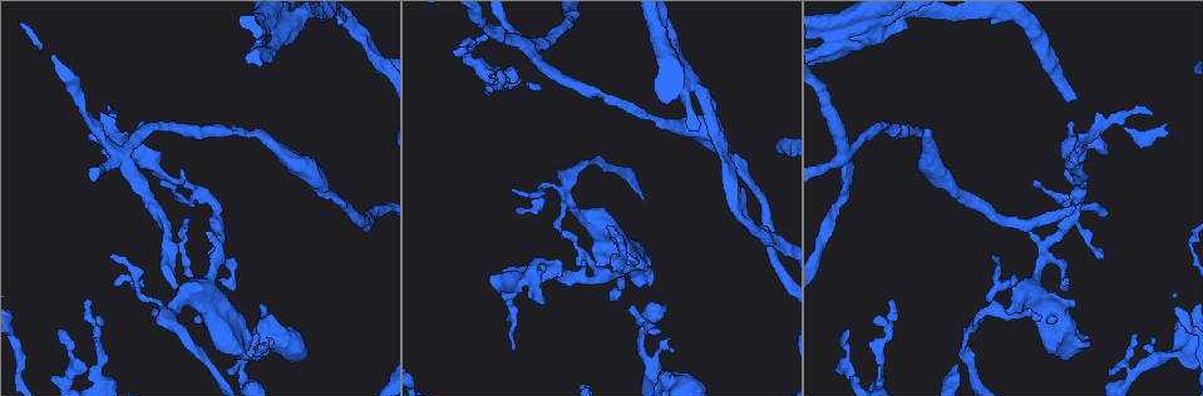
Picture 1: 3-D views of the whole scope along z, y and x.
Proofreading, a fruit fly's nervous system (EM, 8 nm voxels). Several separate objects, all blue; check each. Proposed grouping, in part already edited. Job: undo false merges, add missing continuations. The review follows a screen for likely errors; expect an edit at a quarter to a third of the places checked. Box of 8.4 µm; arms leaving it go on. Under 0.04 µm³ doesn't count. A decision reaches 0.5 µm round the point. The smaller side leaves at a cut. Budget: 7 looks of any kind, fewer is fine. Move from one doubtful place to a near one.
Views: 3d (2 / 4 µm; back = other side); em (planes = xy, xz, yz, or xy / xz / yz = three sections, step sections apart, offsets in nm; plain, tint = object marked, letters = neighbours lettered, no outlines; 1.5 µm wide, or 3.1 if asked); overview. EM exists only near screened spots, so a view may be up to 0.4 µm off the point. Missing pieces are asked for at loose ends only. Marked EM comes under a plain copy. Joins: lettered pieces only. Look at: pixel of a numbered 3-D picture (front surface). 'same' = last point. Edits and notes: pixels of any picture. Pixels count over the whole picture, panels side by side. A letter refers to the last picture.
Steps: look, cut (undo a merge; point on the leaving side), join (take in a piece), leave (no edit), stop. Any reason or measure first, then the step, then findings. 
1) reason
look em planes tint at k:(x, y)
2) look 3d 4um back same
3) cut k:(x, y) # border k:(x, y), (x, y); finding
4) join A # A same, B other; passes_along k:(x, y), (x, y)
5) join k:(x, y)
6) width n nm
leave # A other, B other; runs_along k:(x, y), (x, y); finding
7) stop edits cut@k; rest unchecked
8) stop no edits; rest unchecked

free end
look em planes tint at 1:(543, 305)

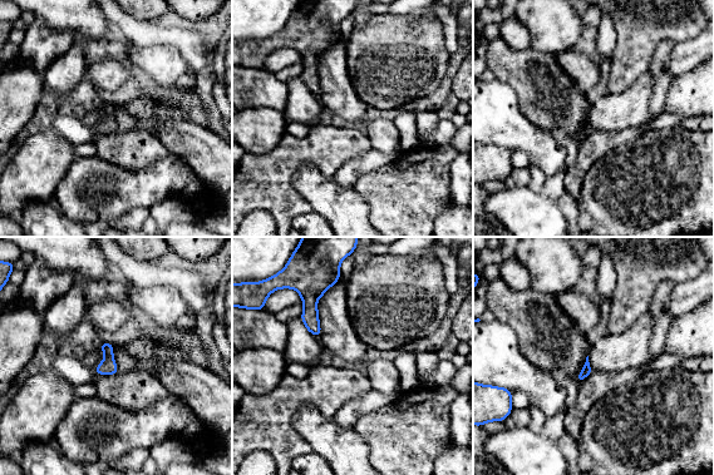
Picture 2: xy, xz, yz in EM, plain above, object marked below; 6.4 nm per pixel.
look em planes letters same

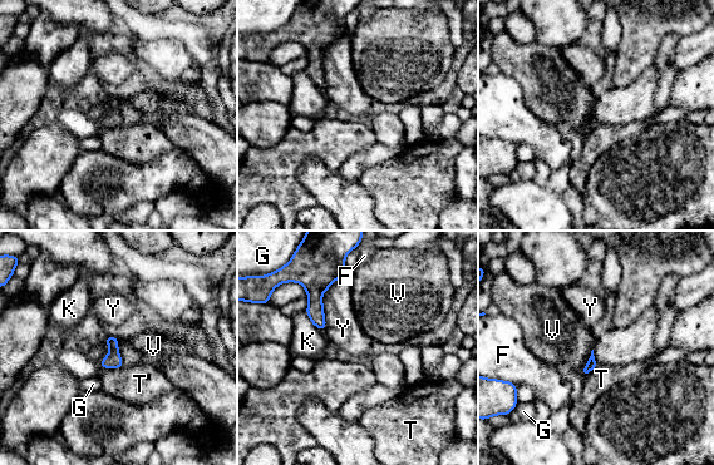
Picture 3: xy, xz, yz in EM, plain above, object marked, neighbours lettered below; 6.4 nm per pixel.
leave # F other, G other, K other, T other, V other, Y other; border 3:(123, 365), (101, 367); no lettered piece goes on from it

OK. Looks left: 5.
tapers out
look em xz step 4 tint at 1:(1040, 320)

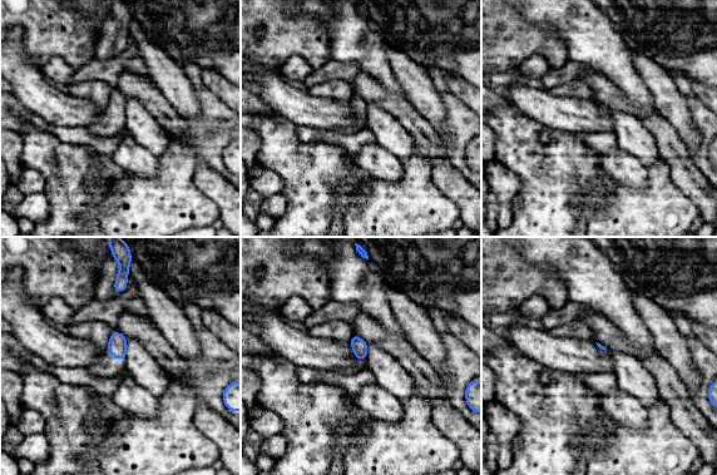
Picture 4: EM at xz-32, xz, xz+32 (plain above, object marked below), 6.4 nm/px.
another direction
look em planes letters same

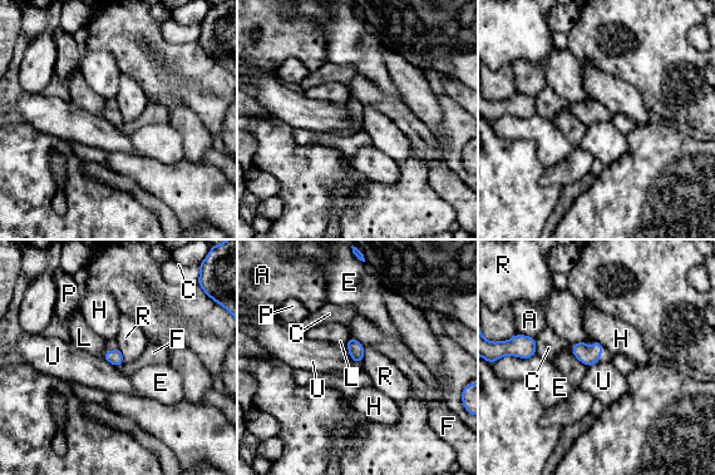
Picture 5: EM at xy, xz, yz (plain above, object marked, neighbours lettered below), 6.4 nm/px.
leave # A other, C other, E other, F other, H other, L other, P other, R other, U other; border 5:(102, 356), (118, 366); none of them fits

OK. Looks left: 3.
branch stops here
look em planes letters at 1:(611, 301)

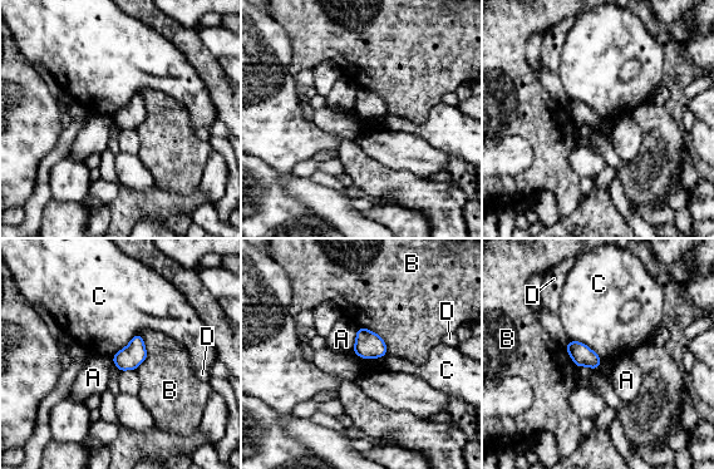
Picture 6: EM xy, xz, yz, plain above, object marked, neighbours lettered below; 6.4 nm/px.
longest_contact B 260 nm
leave # A other, B other, C other, D other; no lettered piece goes on from it

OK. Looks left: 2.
stop no edits; rest unchecked

